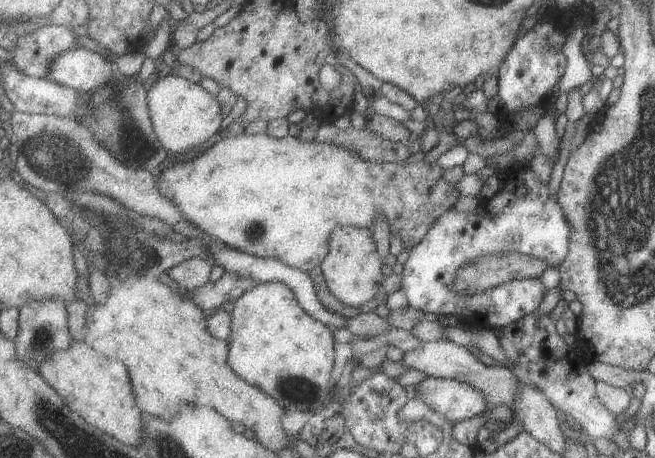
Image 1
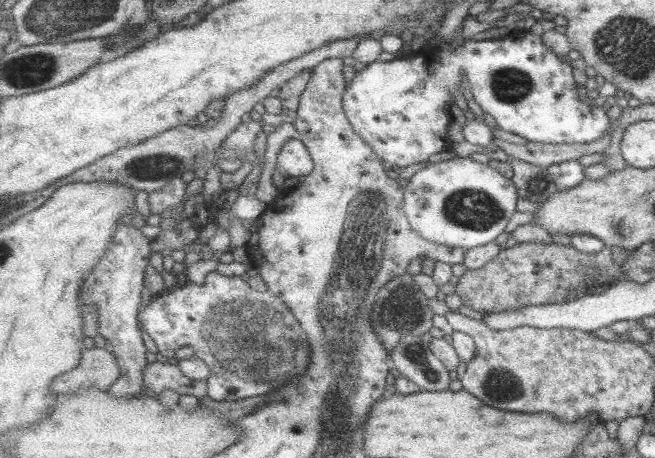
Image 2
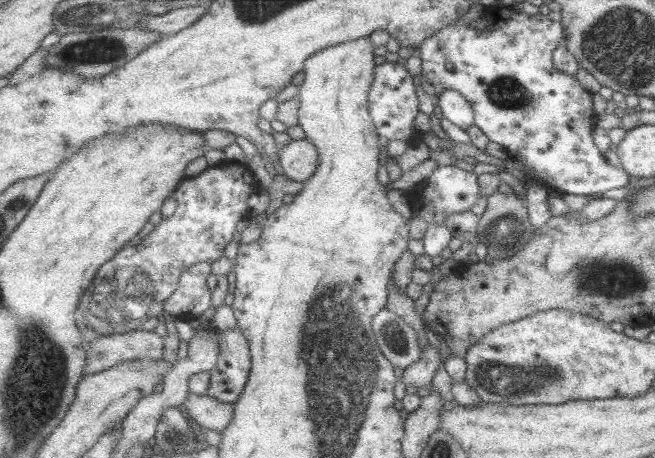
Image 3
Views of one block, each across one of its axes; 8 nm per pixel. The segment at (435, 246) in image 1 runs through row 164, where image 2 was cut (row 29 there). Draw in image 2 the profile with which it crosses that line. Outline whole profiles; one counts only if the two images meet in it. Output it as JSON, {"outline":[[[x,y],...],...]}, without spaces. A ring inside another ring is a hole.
{"outline":[[[512,28],[511,32],[502,37],[501,39],[488,39],[488,40],[468,40],[458,49],[452,49],[450,45],[444,47],[441,52],[432,50],[426,50],[426,52],[419,52],[418,56],[414,58],[408,58],[408,60],[393,60],[391,62],[374,62],[368,65],[363,71],[359,71],[353,80],[353,83],[349,85],[349,89],[345,94],[345,109],[349,115],[349,119],[353,122],[355,129],[362,135],[362,138],[369,142],[374,150],[381,157],[390,162],[395,168],[401,168],[405,166],[412,166],[412,164],[418,164],[418,162],[428,161],[430,156],[434,154],[440,154],[444,150],[452,150],[454,142],[450,138],[450,132],[448,127],[452,124],[452,106],[456,104],[456,98],[454,98],[455,92],[461,92],[460,86],[462,86],[462,75],[466,74],[469,81],[472,84],[472,94],[476,101],[482,106],[483,110],[490,115],[493,115],[496,119],[498,126],[506,132],[512,132],[512,134],[518,134],[522,138],[526,138],[528,141],[540,142],[540,143],[591,143],[593,140],[598,140],[604,133],[607,133],[609,124],[611,123],[608,115],[602,109],[602,107],[596,106],[592,103],[590,98],[578,97],[577,93],[578,84],[574,81],[572,76],[572,66],[570,63],[562,62],[562,58],[558,57],[549,46],[544,44],[543,38],[540,35],[536,35],[532,31],[519,30]]]}

